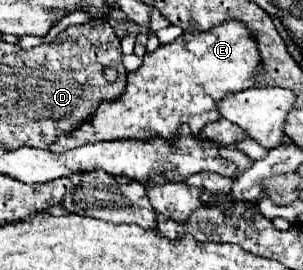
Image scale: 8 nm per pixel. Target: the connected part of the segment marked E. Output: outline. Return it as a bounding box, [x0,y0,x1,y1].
[49,22,261,152]

